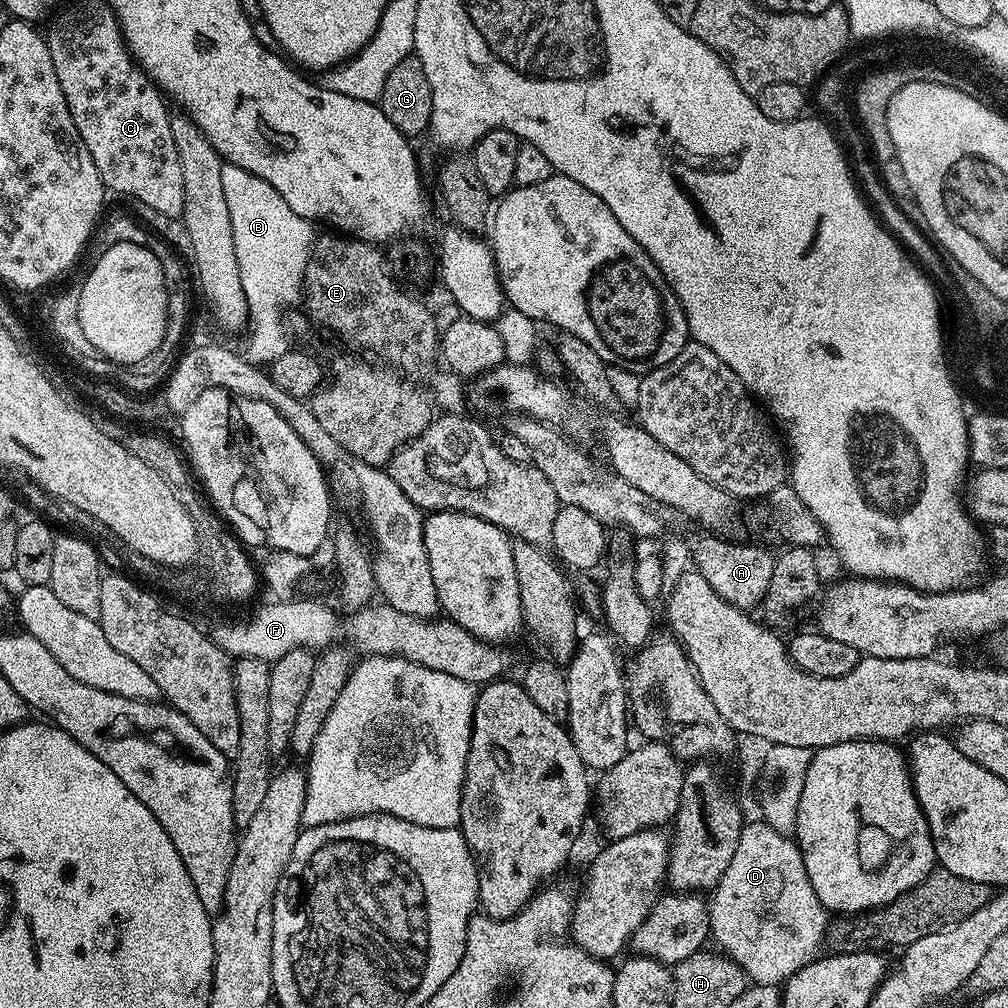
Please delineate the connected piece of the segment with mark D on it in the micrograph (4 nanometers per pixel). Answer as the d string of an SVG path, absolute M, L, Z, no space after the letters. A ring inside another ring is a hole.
M763 820L747 821L739 834L730 864L712 895L709 903L711 937L753 983L778 986L819 957L828 927L828 912L810 884L799 845L789 835L774 830Z

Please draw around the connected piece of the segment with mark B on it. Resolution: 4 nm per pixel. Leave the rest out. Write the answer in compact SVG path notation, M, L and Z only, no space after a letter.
M230 163L222 170L222 194L229 207L239 278L248 306L245 357L252 364L269 364L290 350L282 326L283 308L303 299L306 262L314 243L313 225L283 201L262 178Z

